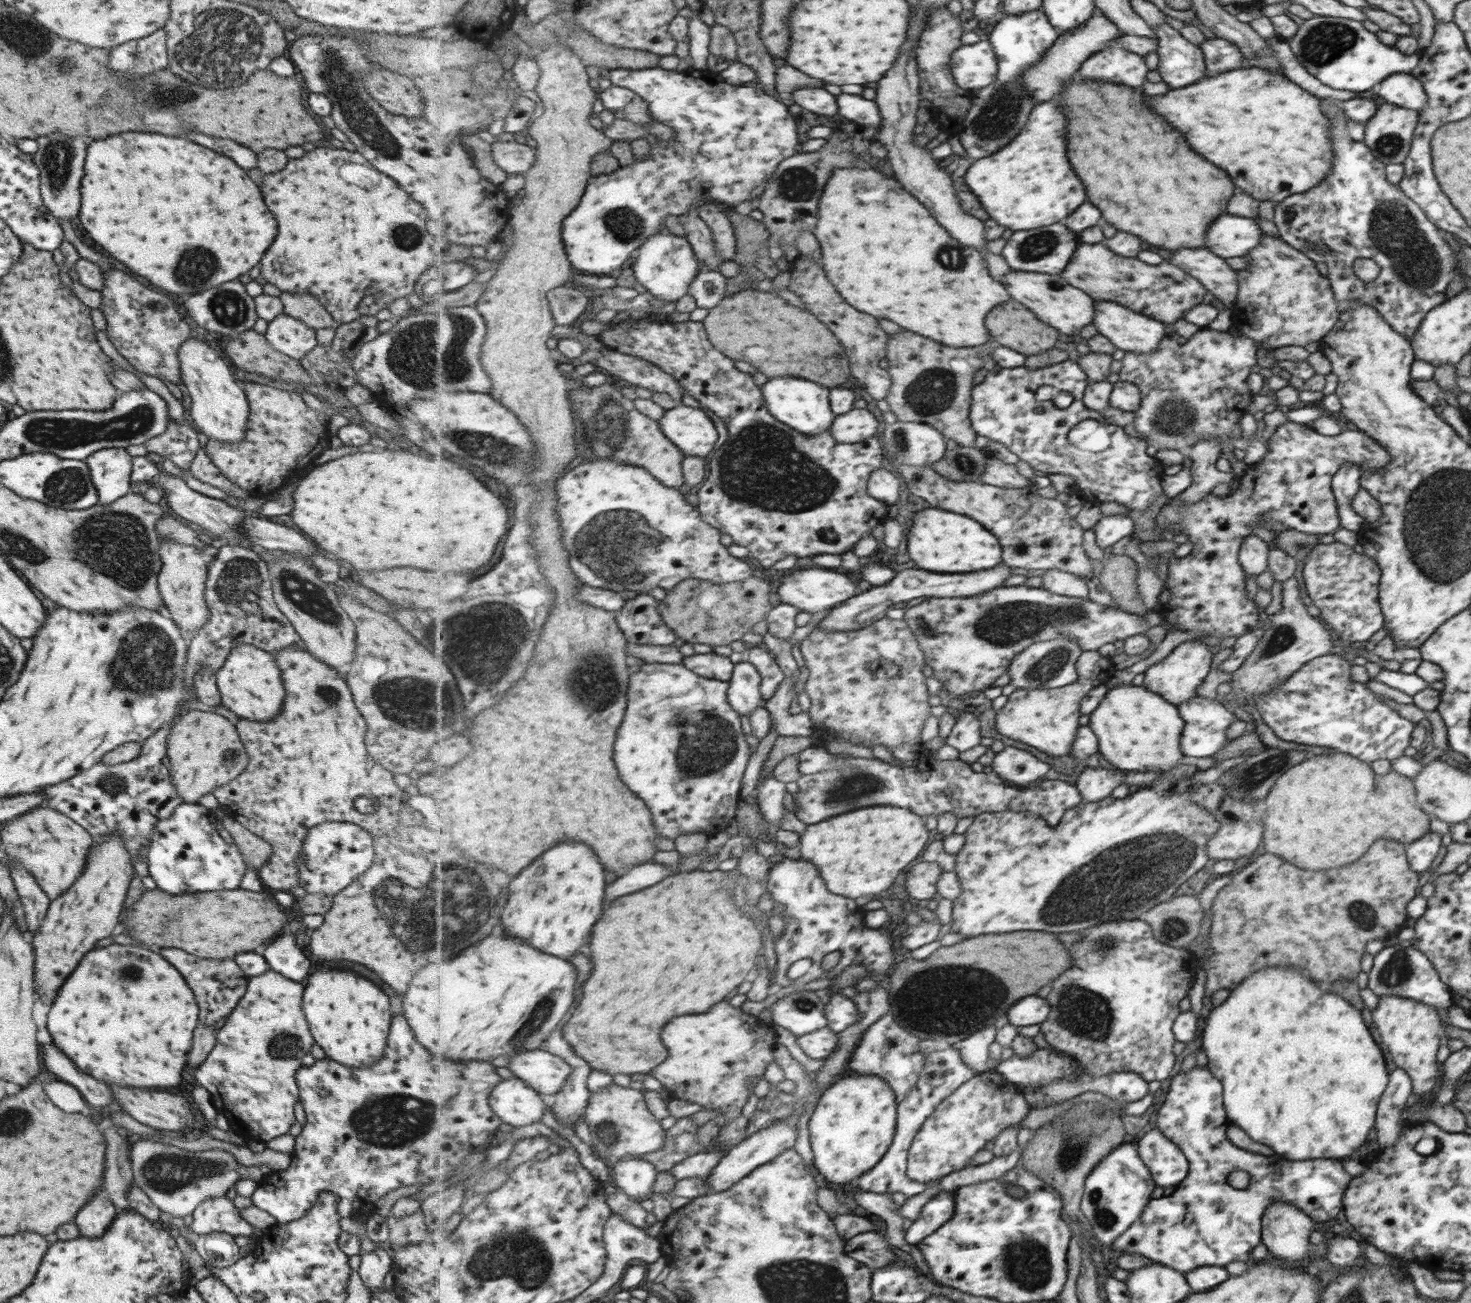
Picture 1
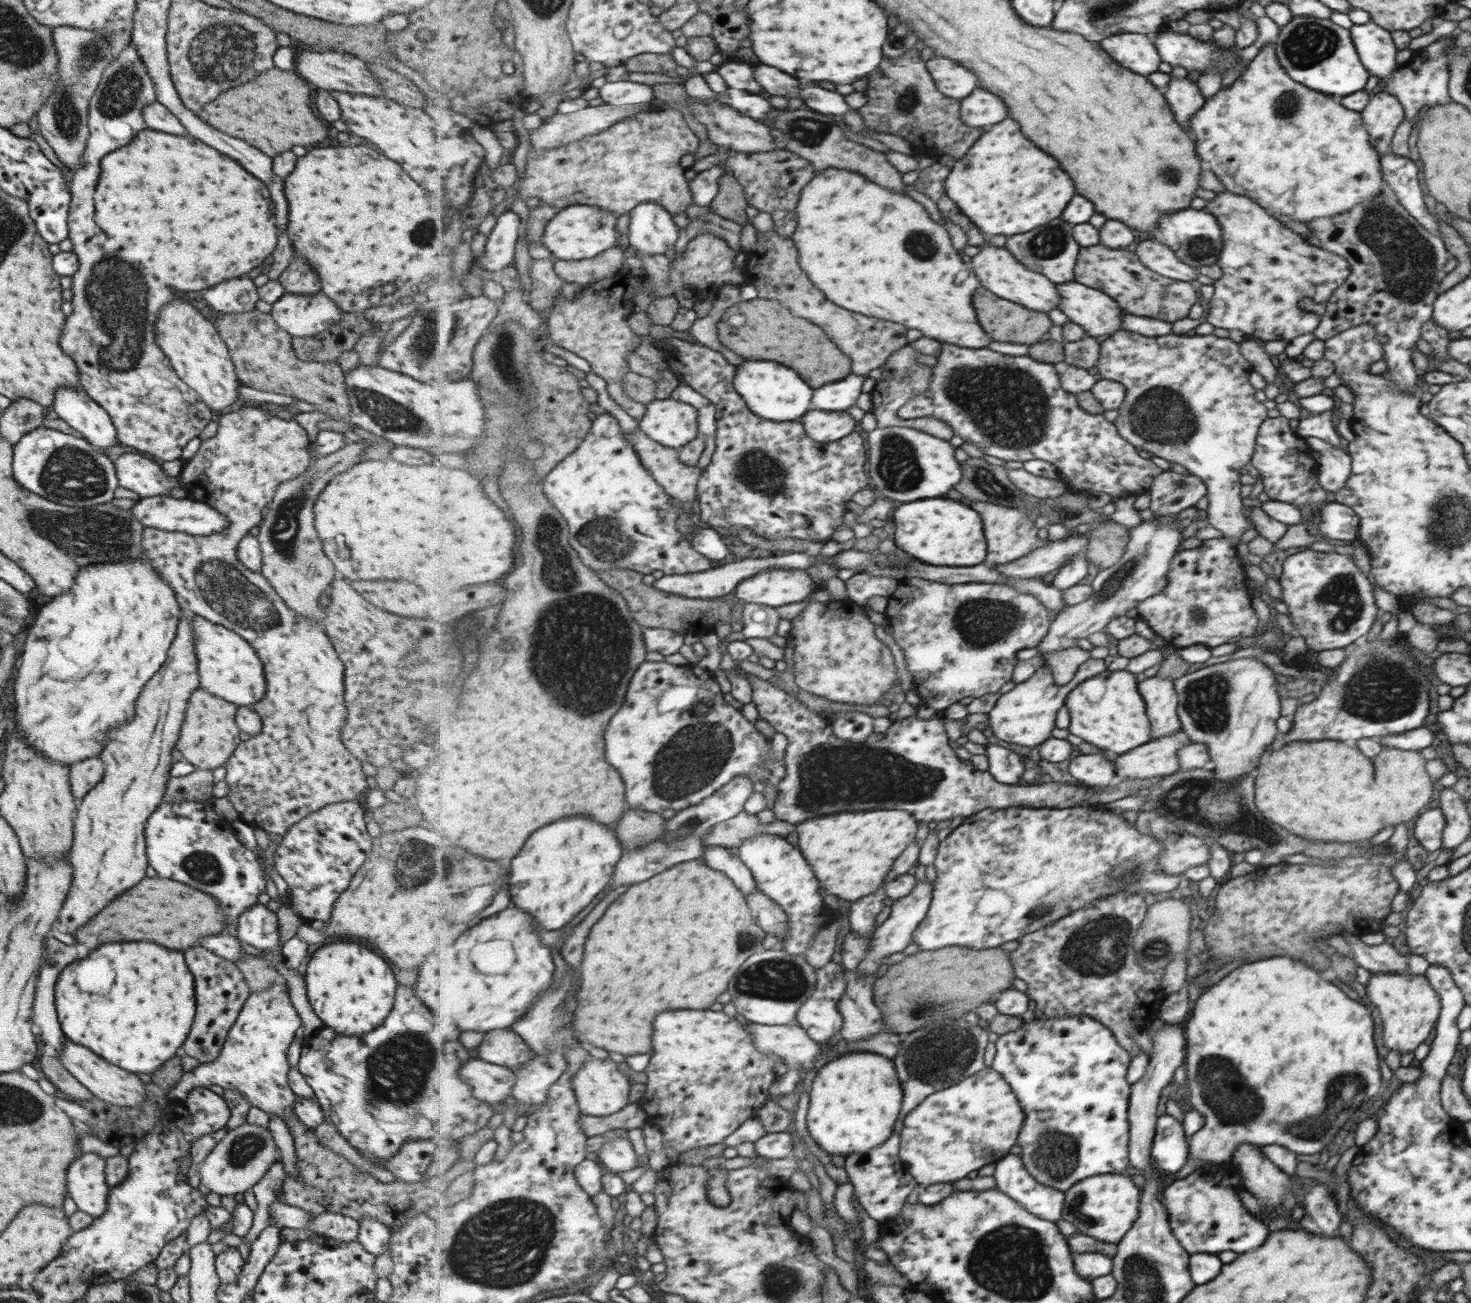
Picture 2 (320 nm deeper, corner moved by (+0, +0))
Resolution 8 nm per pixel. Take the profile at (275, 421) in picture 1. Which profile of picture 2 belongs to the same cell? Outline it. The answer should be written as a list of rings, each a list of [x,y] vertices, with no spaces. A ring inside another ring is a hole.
[[[237,406],[233,409],[228,409],[219,413],[215,419],[217,423],[217,430],[211,433],[208,437],[201,439],[198,450],[190,459],[184,461],[184,465],[178,474],[178,482],[181,487],[188,492],[188,498],[193,501],[205,503],[207,506],[214,508],[221,516],[226,518],[228,522],[227,528],[215,534],[207,536],[195,536],[192,534],[167,532],[155,528],[144,527],[142,532],[142,550],[154,570],[157,570],[158,575],[171,587],[174,592],[177,604],[182,610],[189,610],[201,618],[206,618],[209,622],[220,624],[238,634],[243,640],[248,642],[248,645],[255,651],[257,658],[262,662],[262,671],[264,672],[265,694],[259,702],[251,706],[252,710],[259,716],[261,722],[261,731],[259,734],[254,734],[247,741],[239,741],[235,747],[232,756],[226,761],[224,781],[228,786],[228,793],[226,798],[231,801],[233,808],[238,814],[238,818],[250,825],[253,828],[261,829],[267,834],[273,834],[271,837],[276,838],[275,844],[277,846],[280,837],[289,830],[295,822],[299,822],[305,818],[307,814],[321,808],[322,806],[338,803],[341,801],[357,801],[359,804],[364,804],[363,792],[367,789],[367,780],[365,774],[361,771],[361,762],[355,759],[343,746],[340,739],[340,731],[343,730],[343,724],[347,722],[347,711],[345,711],[345,703],[343,703],[343,663],[338,659],[337,653],[334,651],[331,641],[324,633],[322,625],[315,621],[309,621],[307,617],[300,617],[295,611],[292,611],[279,598],[279,595],[271,588],[271,585],[262,577],[260,572],[253,573],[252,570],[246,569],[239,559],[236,557],[236,550],[238,542],[247,534],[250,528],[257,526],[261,520],[261,508],[268,506],[273,498],[277,486],[283,484],[283,481],[290,478],[297,477],[301,474],[308,465],[310,457],[308,454],[309,438],[305,430],[299,424],[291,420],[279,419],[274,417],[271,413],[261,411],[259,406]]]

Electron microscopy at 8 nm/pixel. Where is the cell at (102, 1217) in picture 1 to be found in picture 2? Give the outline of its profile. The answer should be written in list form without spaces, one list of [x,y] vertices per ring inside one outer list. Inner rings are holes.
[[[85,1153],[67,1168],[67,1194],[77,1210],[87,1216],[99,1218],[107,1208],[109,1188],[104,1180],[104,1160],[101,1154]]]

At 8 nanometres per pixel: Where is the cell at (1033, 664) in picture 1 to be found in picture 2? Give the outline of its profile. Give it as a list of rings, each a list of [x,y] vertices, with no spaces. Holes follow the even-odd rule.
[[[1177,514],[1155,515],[1155,521],[1142,521],[1135,528],[1129,529],[1129,538],[1121,558],[1112,567],[1100,568],[1091,582],[1094,588],[1093,596],[1081,604],[1068,606],[1054,618],[1047,636],[1039,646],[1041,656],[1077,646],[1077,640],[1103,631],[1109,620],[1123,616],[1129,608],[1135,608],[1137,603],[1162,591],[1167,584],[1169,561],[1179,552],[1177,546],[1180,544],[1181,531],[1175,529],[1175,525],[1171,523],[1172,520],[1174,522],[1175,515]]]

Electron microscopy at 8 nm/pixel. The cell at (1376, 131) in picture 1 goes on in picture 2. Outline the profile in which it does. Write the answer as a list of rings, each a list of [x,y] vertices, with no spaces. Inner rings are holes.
[[[1384,90],[1371,95],[1359,112],[1370,142],[1379,156],[1389,153],[1393,136],[1405,118],[1405,110],[1394,95]]]

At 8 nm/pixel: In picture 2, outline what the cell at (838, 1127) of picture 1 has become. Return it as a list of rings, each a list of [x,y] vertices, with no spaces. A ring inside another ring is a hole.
[[[879,1053],[844,1054],[810,1075],[807,1128],[821,1149],[848,1157],[871,1152],[893,1133],[900,1119],[904,1093],[895,1063]]]

